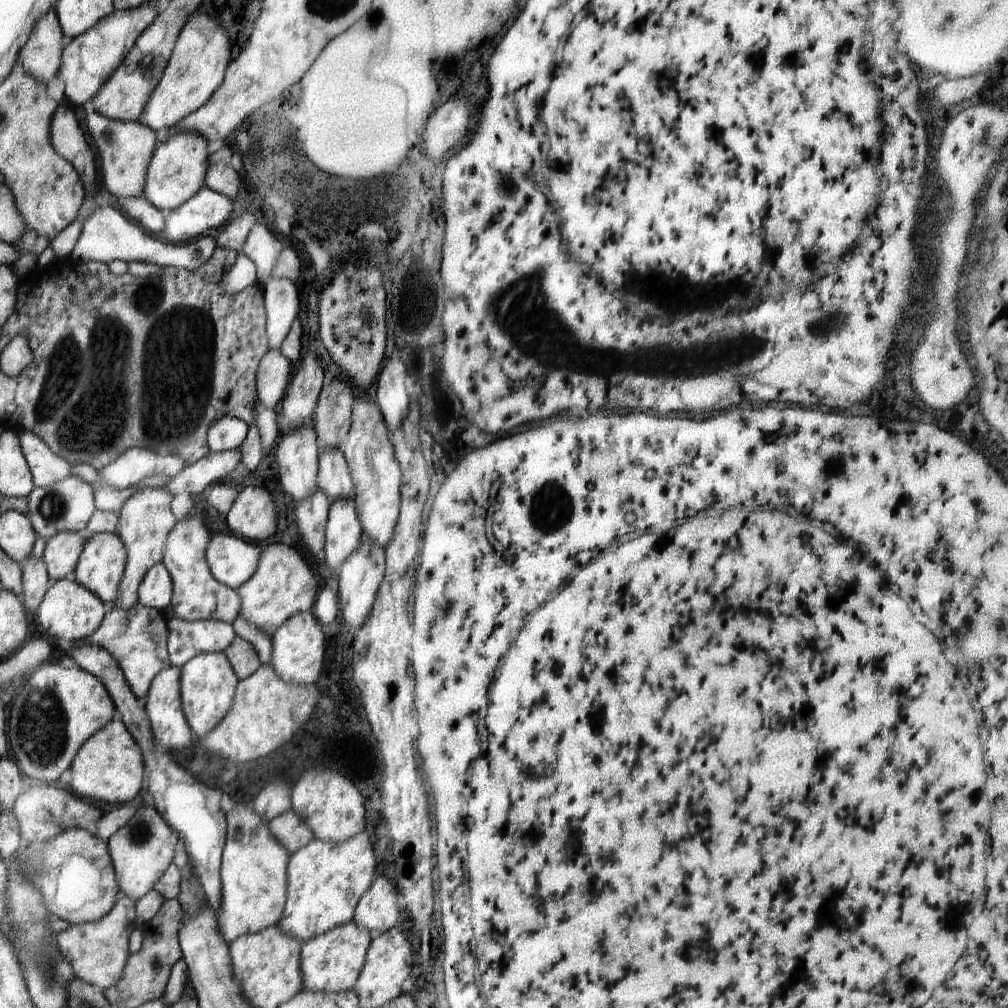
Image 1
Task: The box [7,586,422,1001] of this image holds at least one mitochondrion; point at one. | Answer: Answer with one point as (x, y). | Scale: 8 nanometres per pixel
(42, 733)

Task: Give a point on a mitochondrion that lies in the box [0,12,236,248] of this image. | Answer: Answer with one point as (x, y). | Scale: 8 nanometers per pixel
(110, 134)

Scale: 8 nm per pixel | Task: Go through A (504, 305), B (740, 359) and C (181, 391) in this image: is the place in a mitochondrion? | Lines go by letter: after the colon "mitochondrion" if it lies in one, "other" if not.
A: mitochondrion
B: mitochondrion
C: mitochondrion

